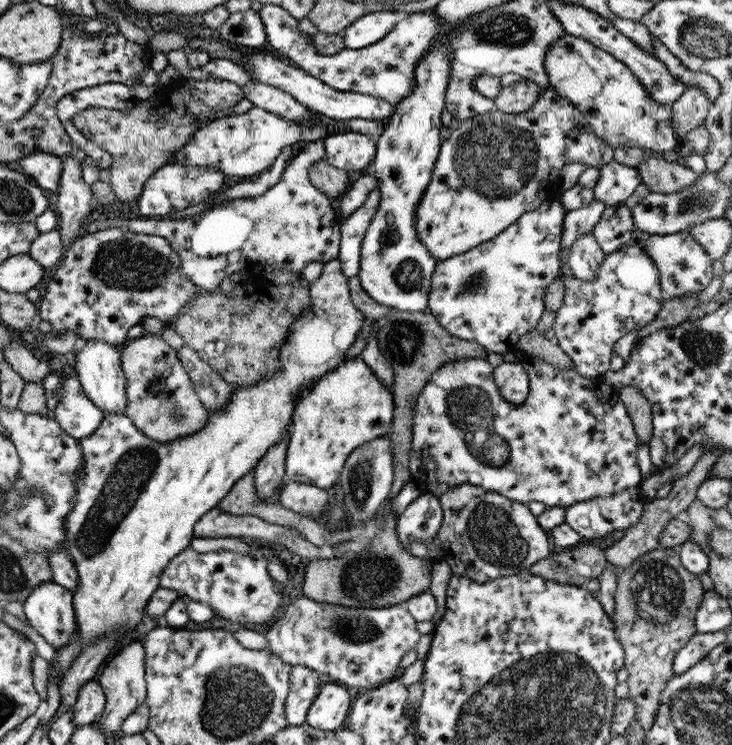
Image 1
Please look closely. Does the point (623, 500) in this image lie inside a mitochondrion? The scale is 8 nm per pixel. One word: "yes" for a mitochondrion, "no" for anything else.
no

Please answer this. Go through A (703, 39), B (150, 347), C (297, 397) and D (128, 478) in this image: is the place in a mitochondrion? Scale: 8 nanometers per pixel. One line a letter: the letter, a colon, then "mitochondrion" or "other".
A: mitochondrion
B: other
C: other
D: mitochondrion

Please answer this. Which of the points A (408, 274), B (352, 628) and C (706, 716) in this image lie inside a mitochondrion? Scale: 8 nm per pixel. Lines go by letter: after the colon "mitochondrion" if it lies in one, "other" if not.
A: mitochondrion
B: mitochondrion
C: mitochondrion

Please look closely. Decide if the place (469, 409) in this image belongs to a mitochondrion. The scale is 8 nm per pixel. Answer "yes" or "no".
yes

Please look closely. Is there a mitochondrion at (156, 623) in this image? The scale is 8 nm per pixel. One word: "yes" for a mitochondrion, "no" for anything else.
no

